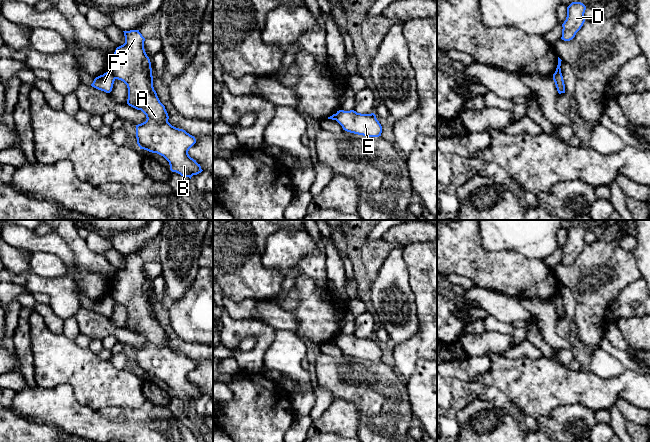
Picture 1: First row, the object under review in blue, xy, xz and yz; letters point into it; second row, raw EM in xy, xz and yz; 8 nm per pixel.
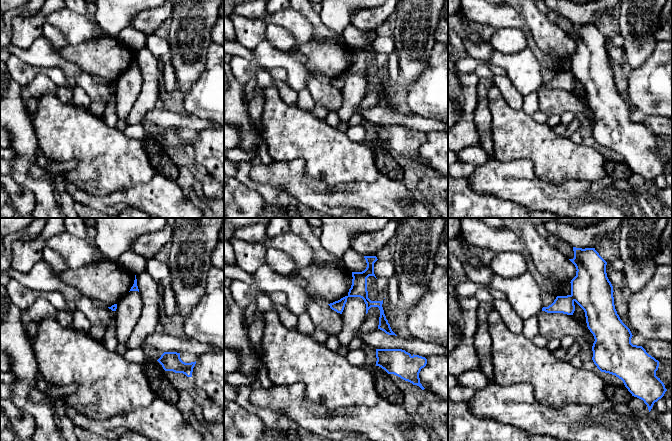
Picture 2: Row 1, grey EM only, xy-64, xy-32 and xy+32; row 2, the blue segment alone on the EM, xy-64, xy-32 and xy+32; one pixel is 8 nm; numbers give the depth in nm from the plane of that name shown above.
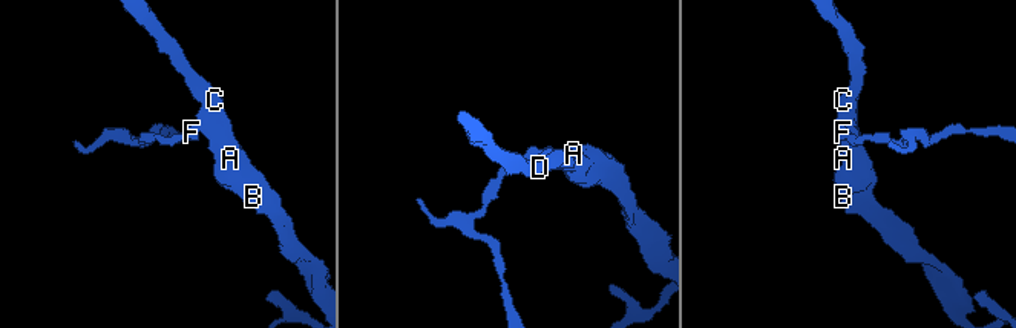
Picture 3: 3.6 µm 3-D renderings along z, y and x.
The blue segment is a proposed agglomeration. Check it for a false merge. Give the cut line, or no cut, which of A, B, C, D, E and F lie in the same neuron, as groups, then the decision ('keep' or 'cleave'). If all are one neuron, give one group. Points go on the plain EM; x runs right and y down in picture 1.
cut xy (110, 294), (116, 302); groups A B C D E / F; cleave

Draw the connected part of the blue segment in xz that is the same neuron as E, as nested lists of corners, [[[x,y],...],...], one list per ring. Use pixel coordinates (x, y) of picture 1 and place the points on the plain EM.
[[[354,334],[337,335],[336,345],[343,354],[367,361],[379,361],[382,357],[382,350],[374,337],[361,338]]]

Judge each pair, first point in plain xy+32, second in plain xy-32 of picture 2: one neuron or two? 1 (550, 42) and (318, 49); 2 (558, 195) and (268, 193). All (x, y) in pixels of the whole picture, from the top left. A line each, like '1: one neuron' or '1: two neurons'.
1: two neurons
2: two neurons

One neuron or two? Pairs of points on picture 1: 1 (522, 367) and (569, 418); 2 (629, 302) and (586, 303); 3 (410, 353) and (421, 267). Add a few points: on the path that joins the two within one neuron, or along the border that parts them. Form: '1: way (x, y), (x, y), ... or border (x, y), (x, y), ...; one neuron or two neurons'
1: border (563, 405), (582, 404), (587, 406); two neurons
2: border (628, 284), (612, 301); two neurons
3: way (426, 331), (426, 288); one neuron

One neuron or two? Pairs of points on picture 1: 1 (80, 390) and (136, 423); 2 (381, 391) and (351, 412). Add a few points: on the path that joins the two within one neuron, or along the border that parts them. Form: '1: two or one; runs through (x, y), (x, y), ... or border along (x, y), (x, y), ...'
1: two; border along (77, 401), (98, 413)
2: two; border along (336, 398), (349, 400), (356, 406), (358, 431)

